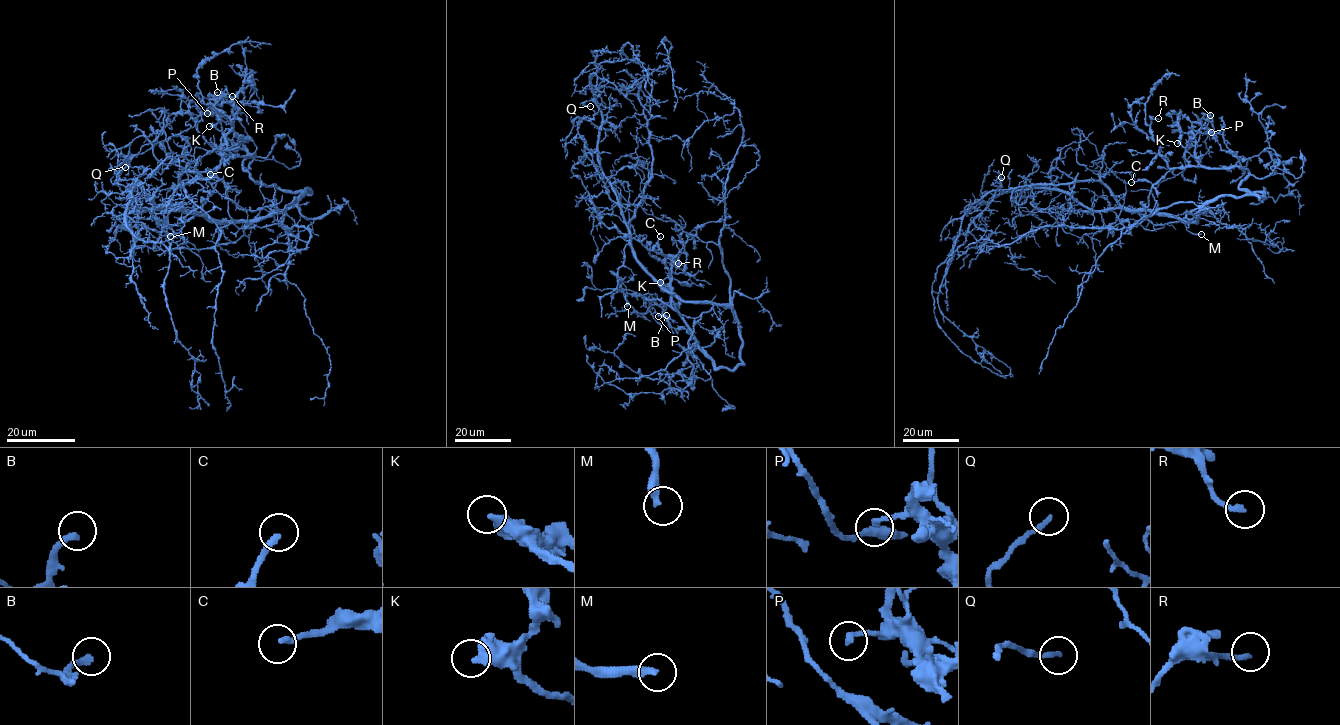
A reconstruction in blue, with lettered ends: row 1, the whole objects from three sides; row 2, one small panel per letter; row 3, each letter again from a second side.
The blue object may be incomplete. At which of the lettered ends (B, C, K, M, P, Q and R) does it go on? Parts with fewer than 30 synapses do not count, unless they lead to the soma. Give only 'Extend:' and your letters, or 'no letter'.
Extend: C, K, R

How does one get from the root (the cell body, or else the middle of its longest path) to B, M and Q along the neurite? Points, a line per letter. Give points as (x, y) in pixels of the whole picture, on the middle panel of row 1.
B: (664, 288), (726, 304), (742, 363), (717, 368), (695, 344), (687, 353), (691, 328), (650, 301), (666, 315)
M: (664, 288), (627, 244), (624, 248), (624, 263), (618, 269), (617, 285), (624, 294), (627, 306)
Q: (664, 288), (636, 258), (617, 193), (598, 162), (602, 111), (592, 100), (583, 105), (590, 106)

